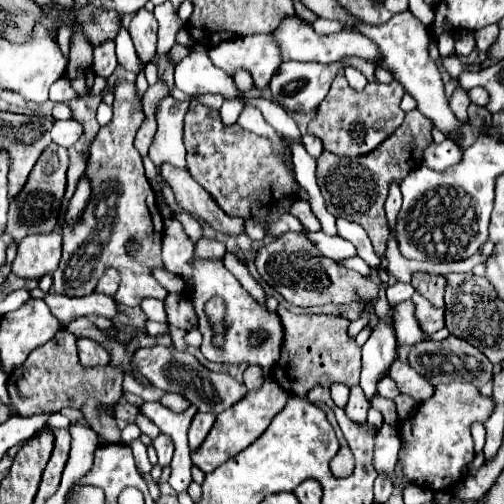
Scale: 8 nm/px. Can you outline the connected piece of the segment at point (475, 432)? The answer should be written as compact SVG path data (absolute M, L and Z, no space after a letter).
M475 422L471 426L471 434L474 440L475 453L479 453L480 451L482 451L485 443L485 427L483 426L483 424Z

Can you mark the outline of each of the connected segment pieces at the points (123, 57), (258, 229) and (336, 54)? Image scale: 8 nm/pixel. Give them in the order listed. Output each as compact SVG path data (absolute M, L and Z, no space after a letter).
M121 27L115 39L115 51L120 64L125 70L138 74L141 63L135 51L131 36L125 27Z
M250 219L245 222L245 232L254 240L263 240L266 236L266 228L266 225L256 224Z
M288 17L280 23L280 27L274 31L276 35L276 41L282 49L282 57L284 61L286 59L294 59L294 61L304 61L304 63L336 63L336 61L342 61L344 57L350 57L350 55L358 55L366 61L370 61L372 65L376 65L376 59L378 57L378 51L376 51L376 45L360 35L360 33L354 33L354 31L338 31L338 33L332 33L332 35L316 35L312 25L302 21L300 17Z

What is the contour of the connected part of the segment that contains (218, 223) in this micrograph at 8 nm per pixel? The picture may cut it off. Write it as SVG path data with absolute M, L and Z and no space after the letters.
M164 163L160 167L160 175L172 187L176 201L184 211L188 211L192 215L196 213L208 225L212 225L216 231L222 231L226 235L238 235L244 231L244 219L226 215L216 205L212 195L208 191L204 191L186 169L178 169L178 167L172 167L170 163Z

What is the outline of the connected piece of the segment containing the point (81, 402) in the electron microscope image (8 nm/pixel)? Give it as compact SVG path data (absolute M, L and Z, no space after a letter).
M62 329L52 337L46 345L36 347L30 357L24 361L20 369L14 369L8 377L8 397L18 411L18 415L36 415L42 411L60 411L62 407L74 407L74 409L88 409L82 411L88 425L106 441L106 443L118 443L120 441L120 429L116 418L110 413L96 411L100 405L116 404L123 395L121 383L125 373L118 367L104 365L104 367L82 367L78 363L76 353L76 337Z

